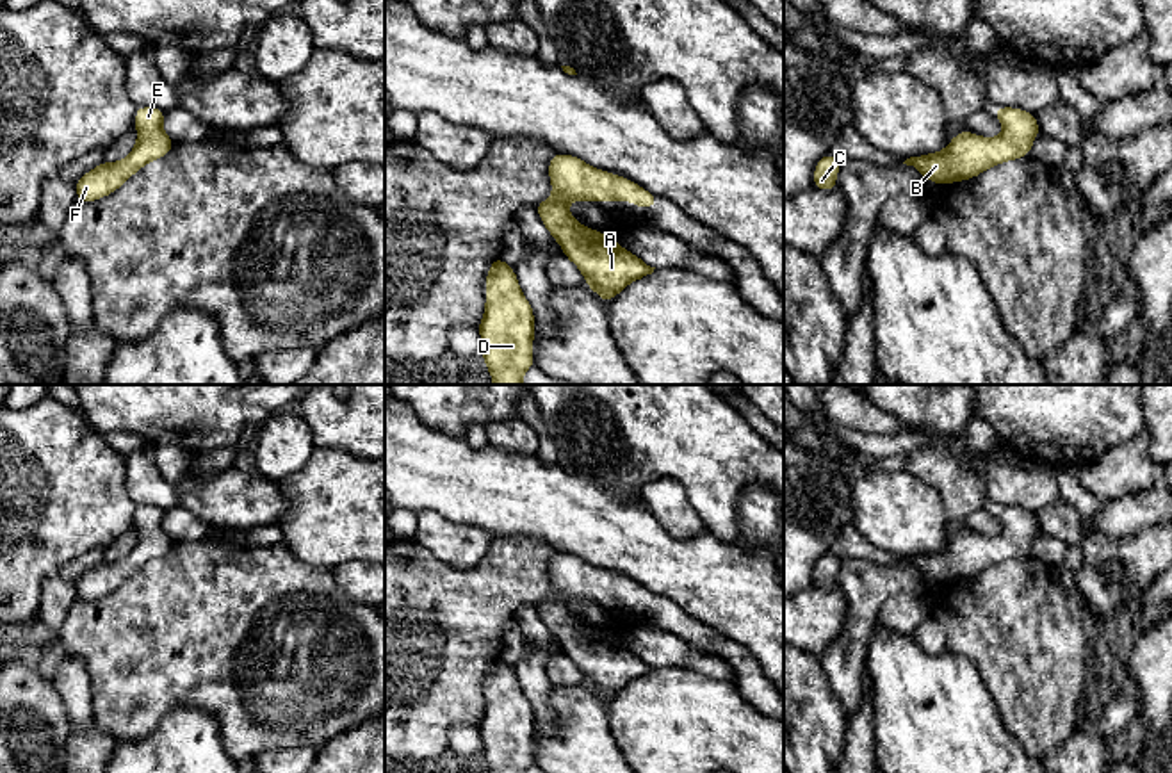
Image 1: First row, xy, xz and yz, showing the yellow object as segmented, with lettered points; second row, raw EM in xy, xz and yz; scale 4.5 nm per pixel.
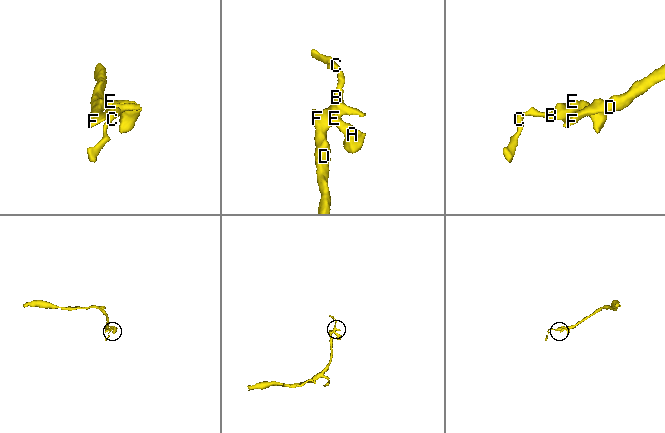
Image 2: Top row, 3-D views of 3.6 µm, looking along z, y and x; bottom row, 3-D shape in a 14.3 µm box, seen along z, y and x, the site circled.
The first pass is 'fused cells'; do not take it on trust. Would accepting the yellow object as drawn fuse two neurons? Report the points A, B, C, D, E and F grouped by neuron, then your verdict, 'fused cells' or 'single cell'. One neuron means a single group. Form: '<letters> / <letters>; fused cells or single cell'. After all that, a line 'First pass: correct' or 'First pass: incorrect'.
A B C D E F; single cell
First pass: incorrect

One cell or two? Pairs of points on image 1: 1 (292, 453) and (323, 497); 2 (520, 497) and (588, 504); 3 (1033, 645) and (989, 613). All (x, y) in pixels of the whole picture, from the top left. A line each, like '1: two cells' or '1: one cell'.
1: two cells
2: one cell
3: one cell

